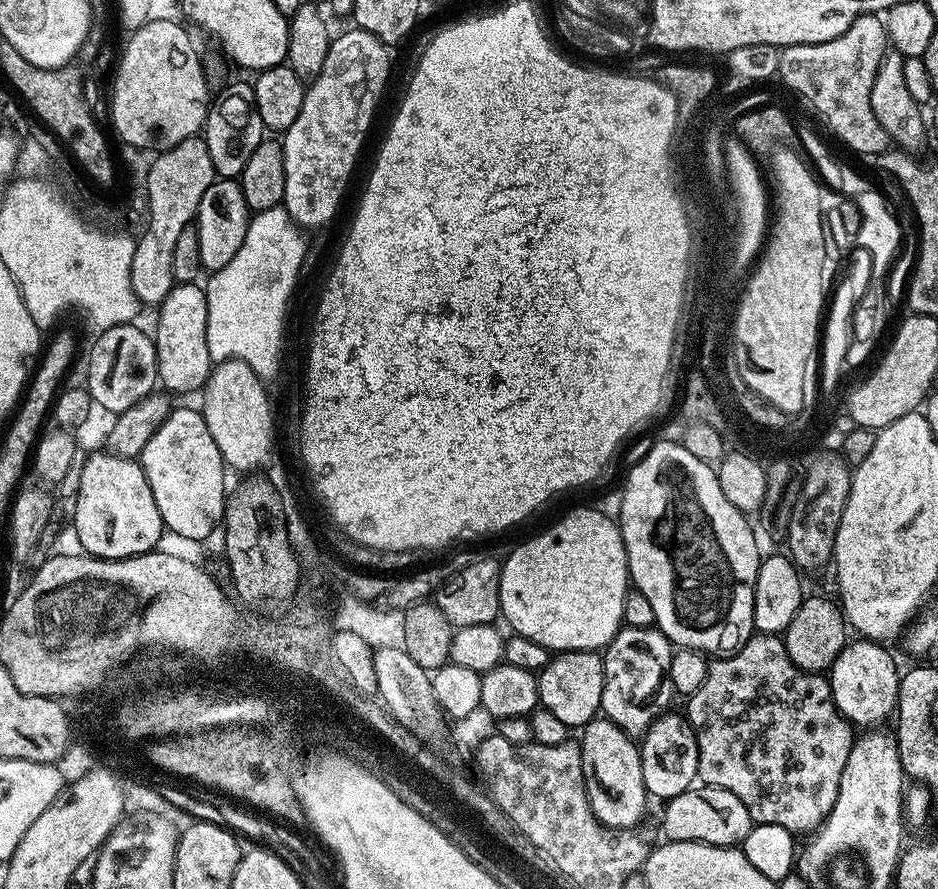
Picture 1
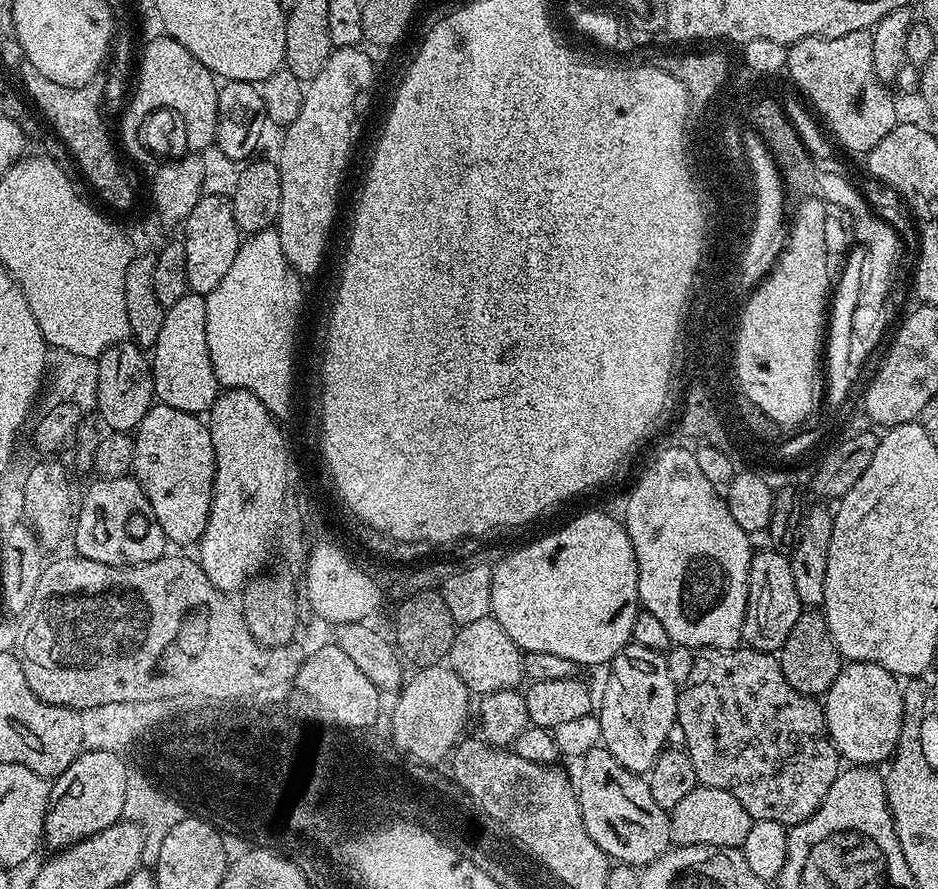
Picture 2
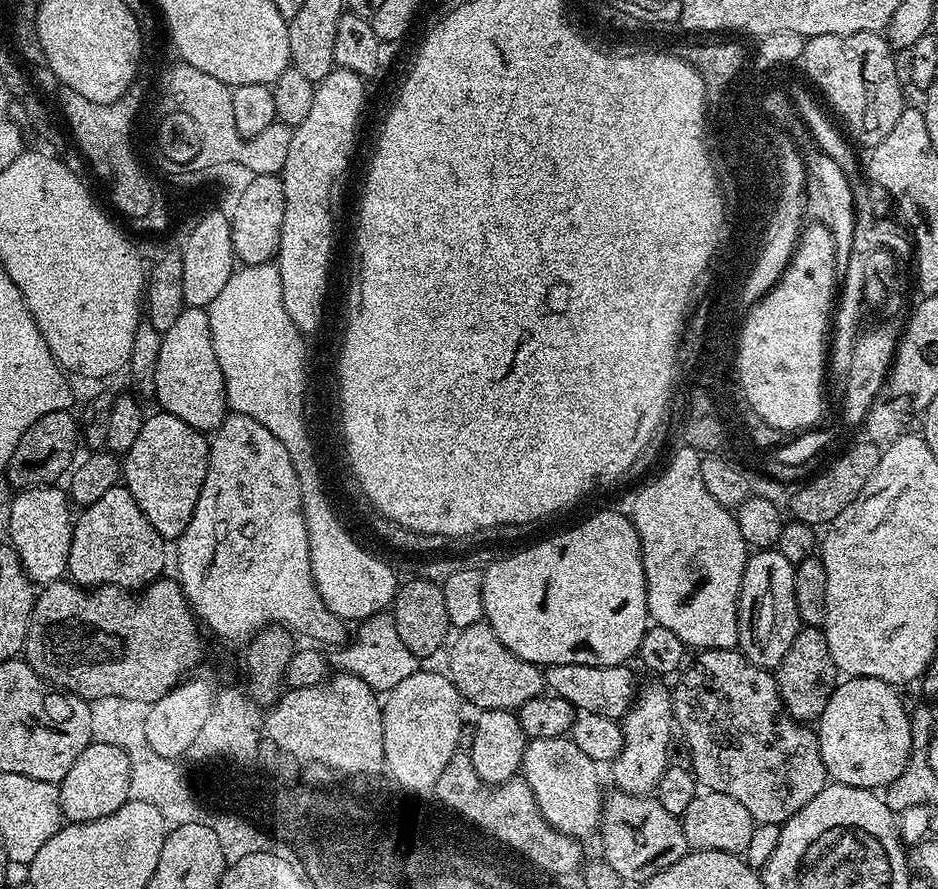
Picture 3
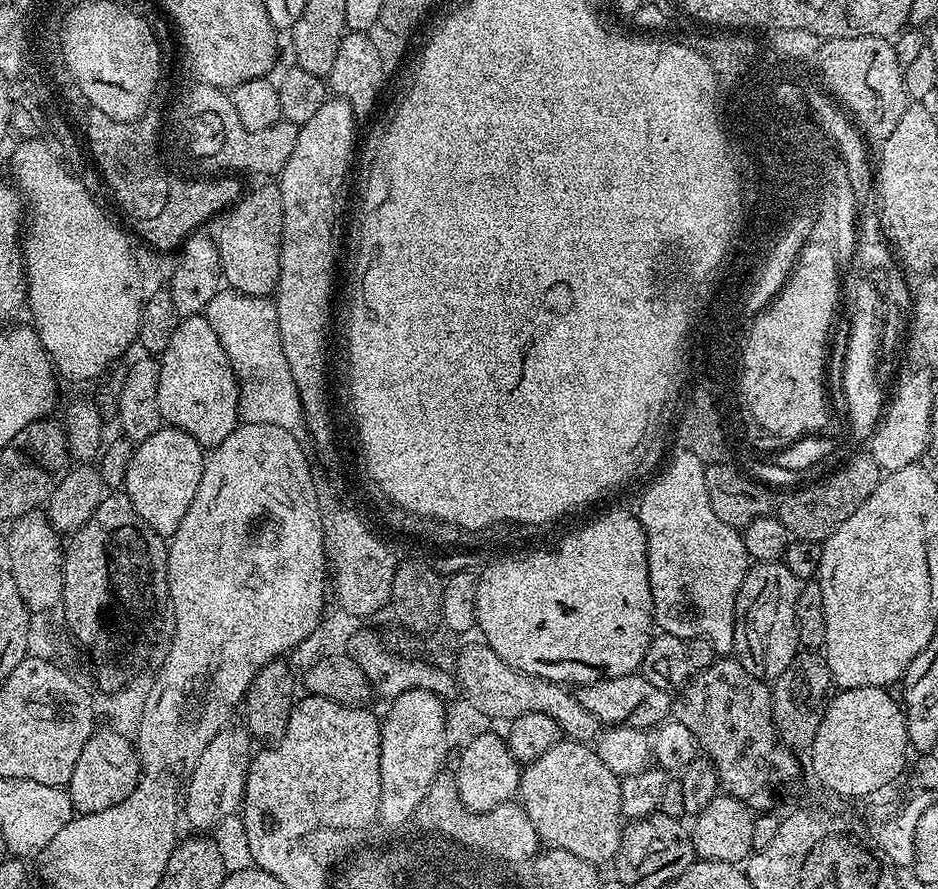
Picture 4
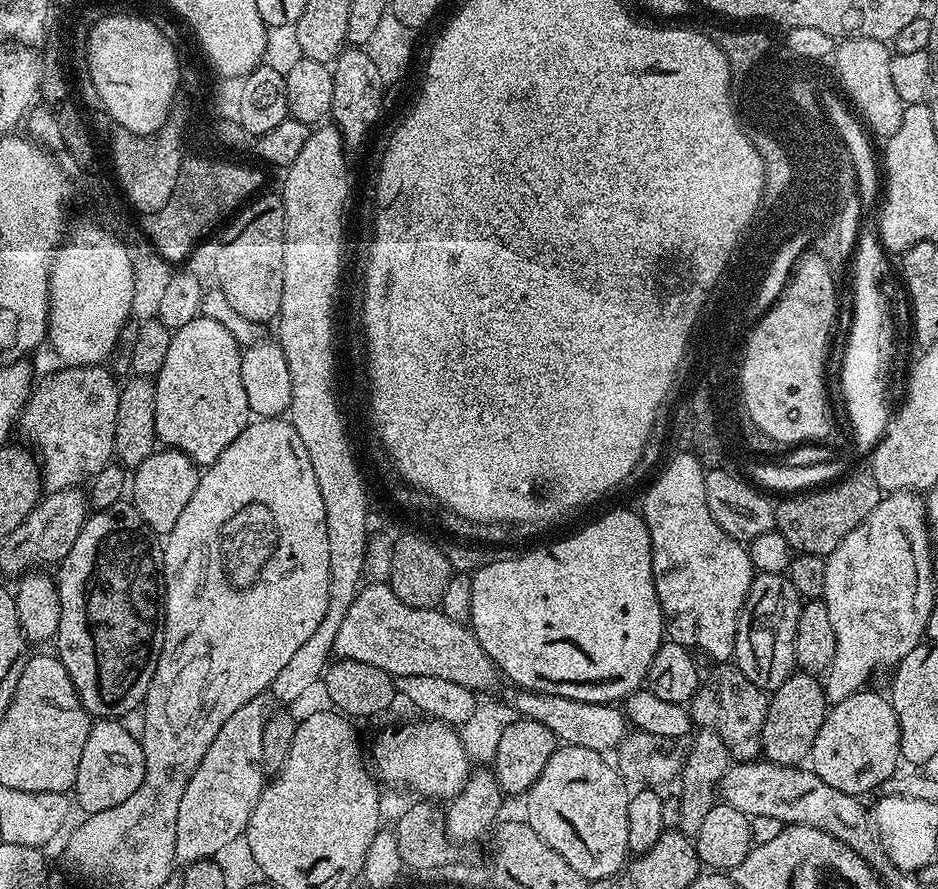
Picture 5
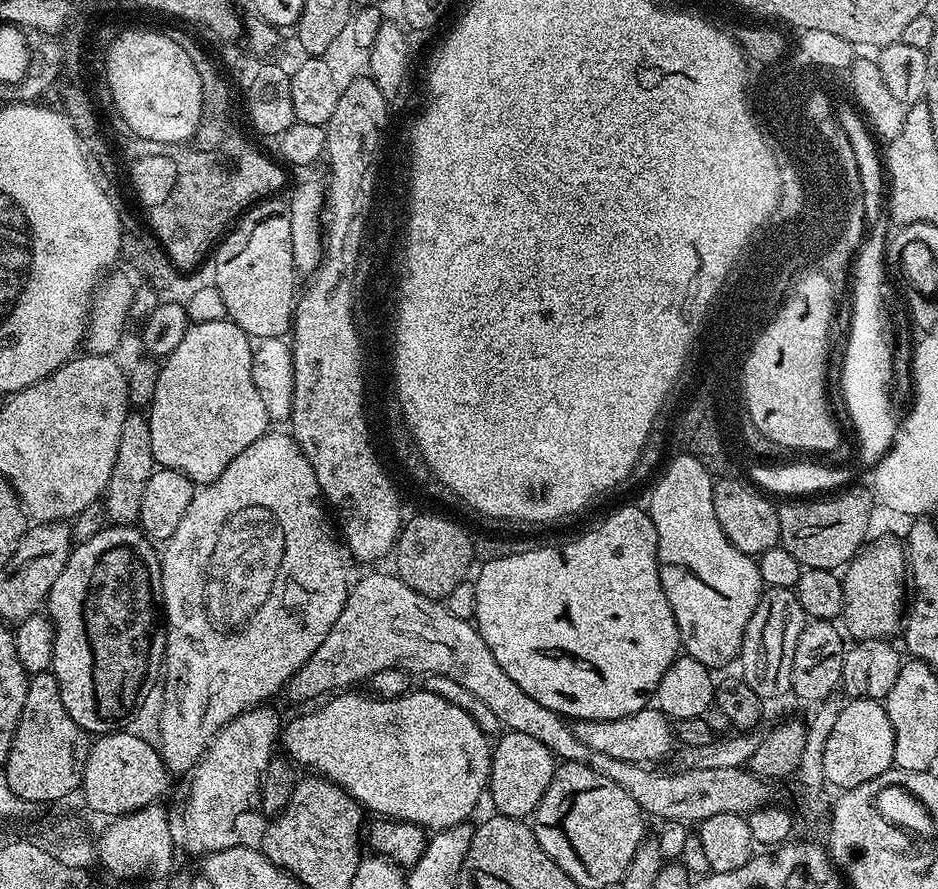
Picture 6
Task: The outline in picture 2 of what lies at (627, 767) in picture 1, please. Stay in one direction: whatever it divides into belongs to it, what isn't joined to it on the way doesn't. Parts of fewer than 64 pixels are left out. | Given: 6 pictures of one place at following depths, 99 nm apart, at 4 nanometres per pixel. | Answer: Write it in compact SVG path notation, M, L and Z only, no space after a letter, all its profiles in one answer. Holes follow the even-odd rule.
M597 746L590 749L590 751L582 757L578 765L580 765L580 784L578 780L578 791L576 797L580 803L582 822L586 826L586 834L590 834L590 838L594 838L594 842L606 855L610 858L616 858L618 864L643 866L650 862L654 862L661 854L673 847L672 835L670 834L670 822L668 821L669 813L662 806L658 806L658 802L654 802L654 794L650 794L650 786L643 775L626 770L626 768L622 766L622 762L618 762L618 758L614 758L614 754L610 754L610 750L603 746Z

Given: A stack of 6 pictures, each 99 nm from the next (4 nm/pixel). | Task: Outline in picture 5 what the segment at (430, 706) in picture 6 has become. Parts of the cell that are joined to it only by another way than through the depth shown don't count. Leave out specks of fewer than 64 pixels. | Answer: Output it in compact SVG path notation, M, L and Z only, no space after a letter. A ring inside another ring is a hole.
M418 718L401 728L388 728L370 744L370 764L385 785L397 784L417 792L417 797L432 802L451 801L458 795L470 775L470 759L463 748L459 731L450 724L431 718Z

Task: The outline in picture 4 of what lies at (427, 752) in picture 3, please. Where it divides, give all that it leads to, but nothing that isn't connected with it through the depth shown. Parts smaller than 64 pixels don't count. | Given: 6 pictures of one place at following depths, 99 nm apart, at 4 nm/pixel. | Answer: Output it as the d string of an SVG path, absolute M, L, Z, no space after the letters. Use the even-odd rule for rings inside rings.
M406 690L387 706L388 713L382 716L380 725L380 782L381 808L379 823L388 828L400 828L407 820L411 821L416 812L412 804L422 802L426 798L426 790L430 790L430 782L445 767L444 755L448 752L449 713L446 711L445 701L435 696L430 690Z

